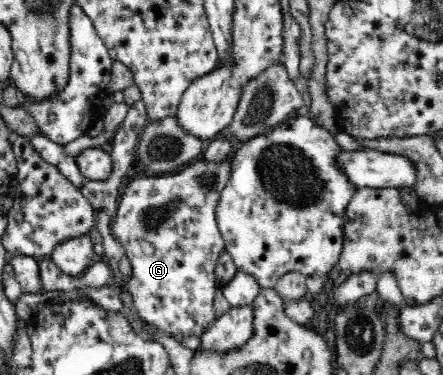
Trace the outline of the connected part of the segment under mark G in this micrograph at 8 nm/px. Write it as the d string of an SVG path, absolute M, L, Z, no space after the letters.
M234 138L232 149L219 160L200 159L190 165L186 164L184 169L174 175L134 179L124 187L124 193L119 195L120 204L111 219L111 235L116 242L122 243L133 268L132 275L123 279L139 318L173 336L178 342L200 335L216 321L214 295L218 284L214 271L218 257L225 249L216 207L220 203L220 193L230 179L233 153L240 146L241 141Z

